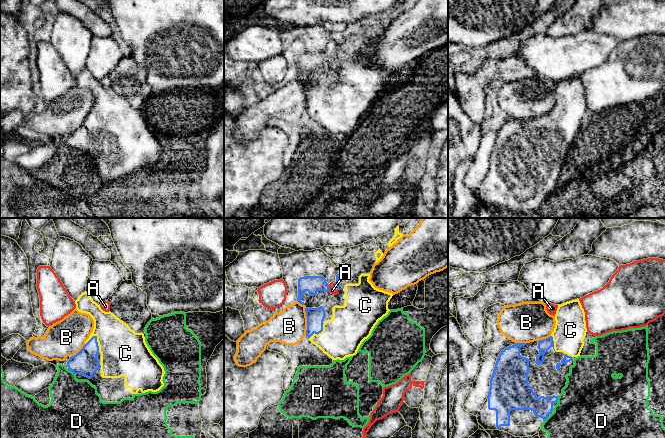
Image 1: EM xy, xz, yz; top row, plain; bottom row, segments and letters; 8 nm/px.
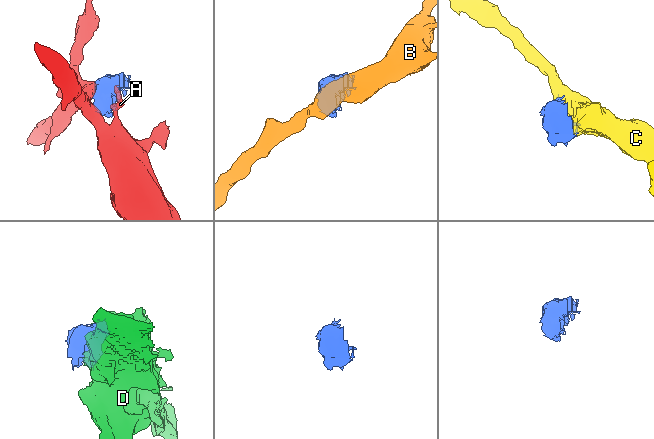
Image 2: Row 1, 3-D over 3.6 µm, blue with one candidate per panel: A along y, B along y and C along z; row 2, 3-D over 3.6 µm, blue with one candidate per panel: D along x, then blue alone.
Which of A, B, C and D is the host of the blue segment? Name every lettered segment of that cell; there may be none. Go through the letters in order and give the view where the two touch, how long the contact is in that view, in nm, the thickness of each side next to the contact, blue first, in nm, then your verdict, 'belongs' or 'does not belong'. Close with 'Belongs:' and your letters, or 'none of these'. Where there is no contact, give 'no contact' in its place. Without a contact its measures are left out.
A: meets blue in xz; contact 60 nm long; 140 nm thick on the blue side, 60 nm on the other; does not belong
B: meets blue in xz; contact 240 nm long; 140 nm thick on the blue side, 280 nm on the other; does not belong
C: meets blue in xy; contact 140 nm long; 200 nm thick on the blue side, 360 nm on the other; belongs
D: meets blue in xy; contact 80 nm long; 200 nm thick on the blue side, 360 nm on the other; does not belong
Belongs: C

